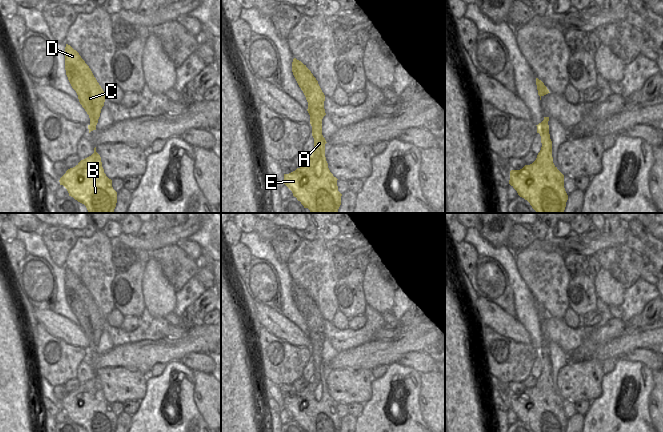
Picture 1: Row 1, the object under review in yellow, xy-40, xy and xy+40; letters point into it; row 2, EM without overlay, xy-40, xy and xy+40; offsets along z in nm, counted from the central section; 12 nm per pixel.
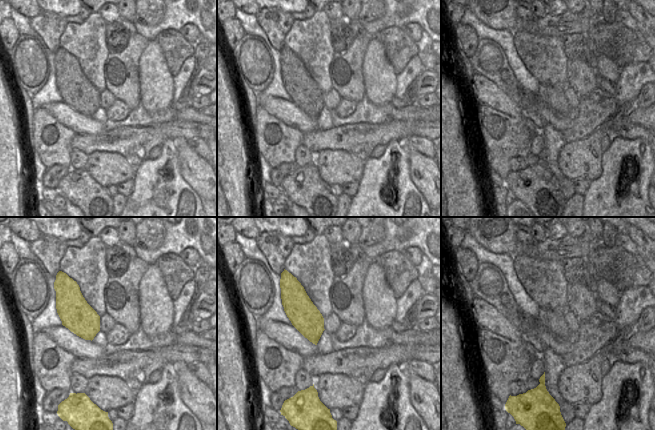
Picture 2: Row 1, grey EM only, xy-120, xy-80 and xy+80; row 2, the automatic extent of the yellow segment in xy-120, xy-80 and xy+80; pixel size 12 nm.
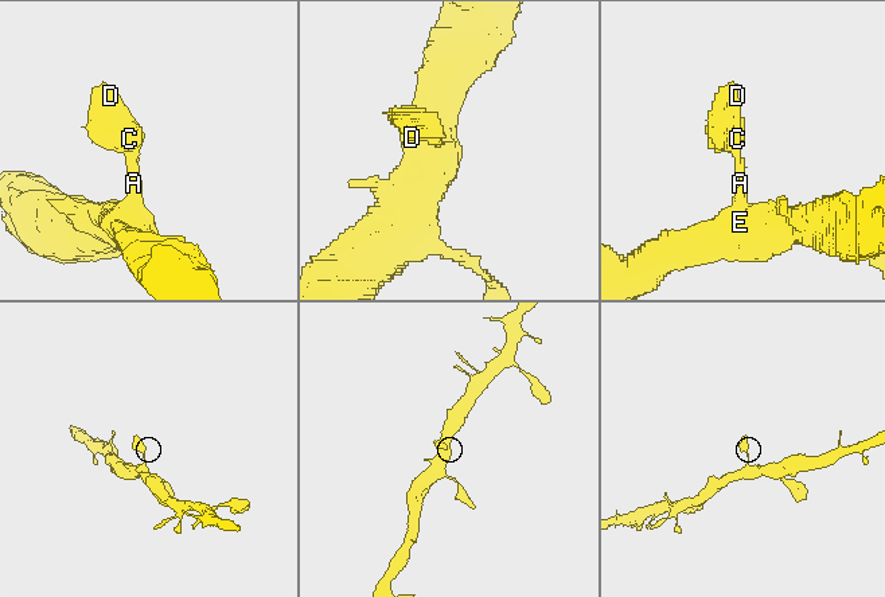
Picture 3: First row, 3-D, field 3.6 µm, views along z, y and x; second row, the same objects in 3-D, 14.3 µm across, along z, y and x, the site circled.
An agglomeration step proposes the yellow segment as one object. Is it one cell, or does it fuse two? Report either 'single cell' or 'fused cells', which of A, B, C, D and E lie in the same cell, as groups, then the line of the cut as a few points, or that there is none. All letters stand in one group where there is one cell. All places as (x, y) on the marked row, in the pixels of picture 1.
single cell; groups A B C D E; cut none

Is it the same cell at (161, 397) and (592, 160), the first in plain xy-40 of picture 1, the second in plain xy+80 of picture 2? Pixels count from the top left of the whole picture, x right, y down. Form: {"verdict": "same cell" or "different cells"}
{"verdict": "different cells"}

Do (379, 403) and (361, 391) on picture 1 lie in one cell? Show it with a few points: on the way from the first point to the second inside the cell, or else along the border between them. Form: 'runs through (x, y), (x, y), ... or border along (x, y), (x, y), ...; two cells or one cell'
border along (374, 378), (372, 381), (371, 397), (363, 403); two cells

